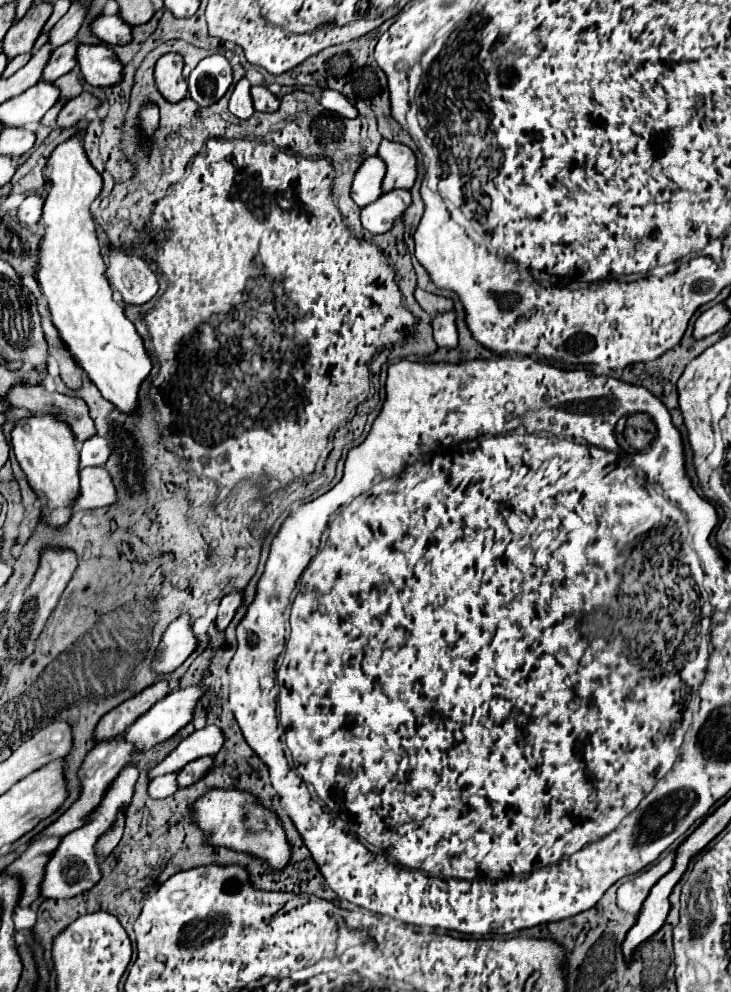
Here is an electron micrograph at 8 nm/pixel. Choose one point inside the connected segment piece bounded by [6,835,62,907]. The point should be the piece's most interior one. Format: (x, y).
(30, 865)

